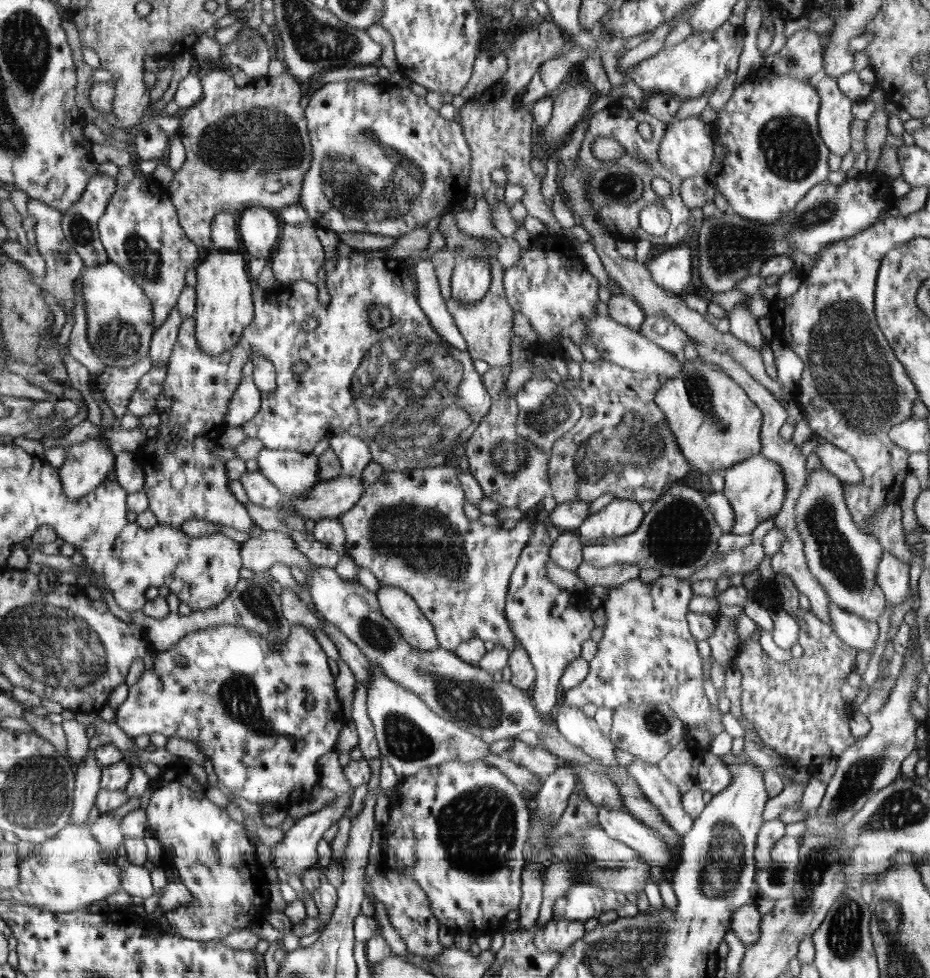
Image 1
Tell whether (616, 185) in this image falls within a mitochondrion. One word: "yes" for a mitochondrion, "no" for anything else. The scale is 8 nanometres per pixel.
yes

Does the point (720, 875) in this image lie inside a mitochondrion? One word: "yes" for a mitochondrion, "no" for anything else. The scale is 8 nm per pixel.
yes

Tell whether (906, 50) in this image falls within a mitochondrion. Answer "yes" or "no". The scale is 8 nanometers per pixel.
yes

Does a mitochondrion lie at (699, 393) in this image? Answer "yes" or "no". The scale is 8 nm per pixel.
yes

